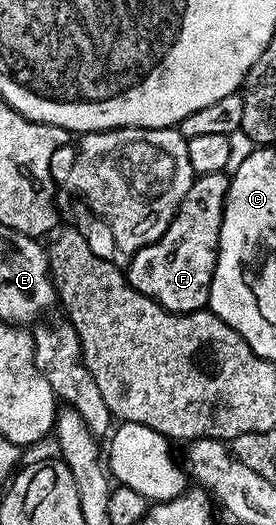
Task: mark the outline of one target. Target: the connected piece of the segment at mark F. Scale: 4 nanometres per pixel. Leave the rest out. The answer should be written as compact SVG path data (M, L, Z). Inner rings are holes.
M226 172L196 176L195 181L189 186L189 194L185 194L181 202L179 213L175 215L175 219L165 230L165 234L161 234L157 242L137 250L130 257L131 265L126 265L125 275L133 286L133 290L153 298L170 312L202 312L208 307L211 298L211 279L219 257L221 222L227 205L227 191L230 185L231 182Z

